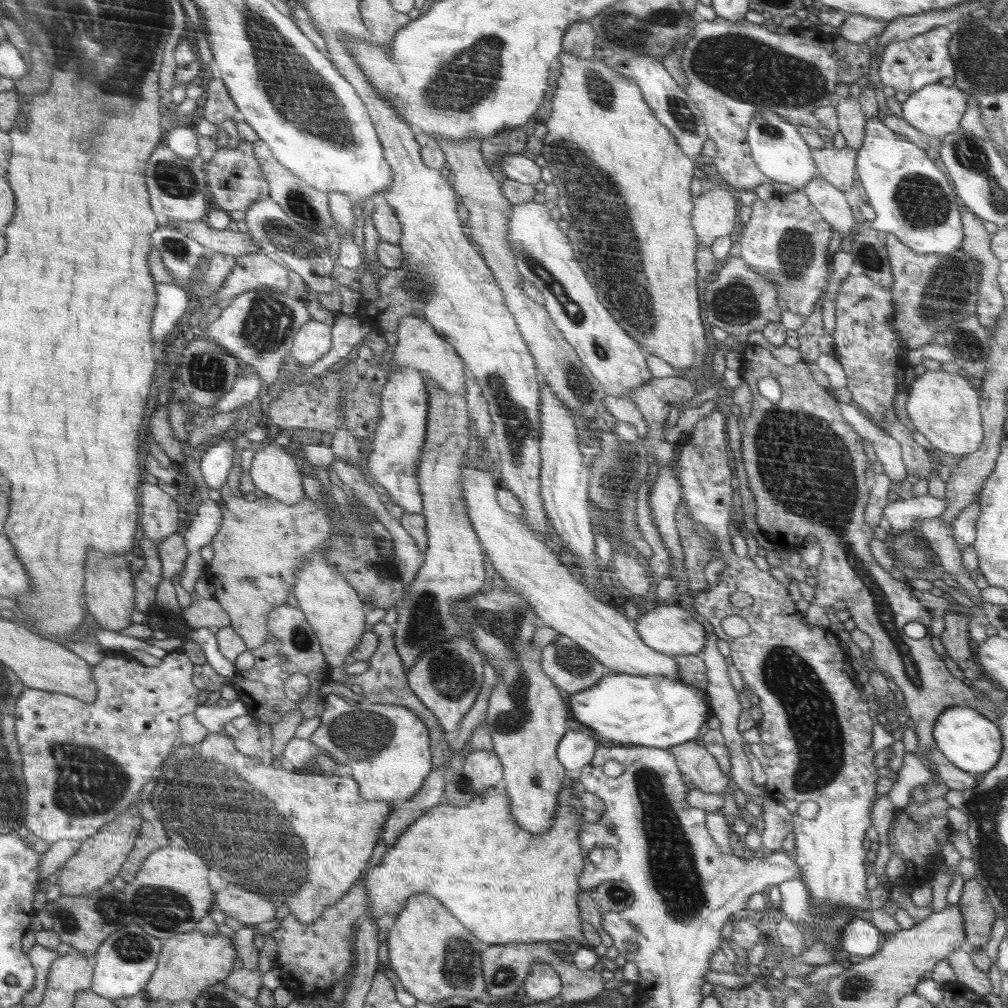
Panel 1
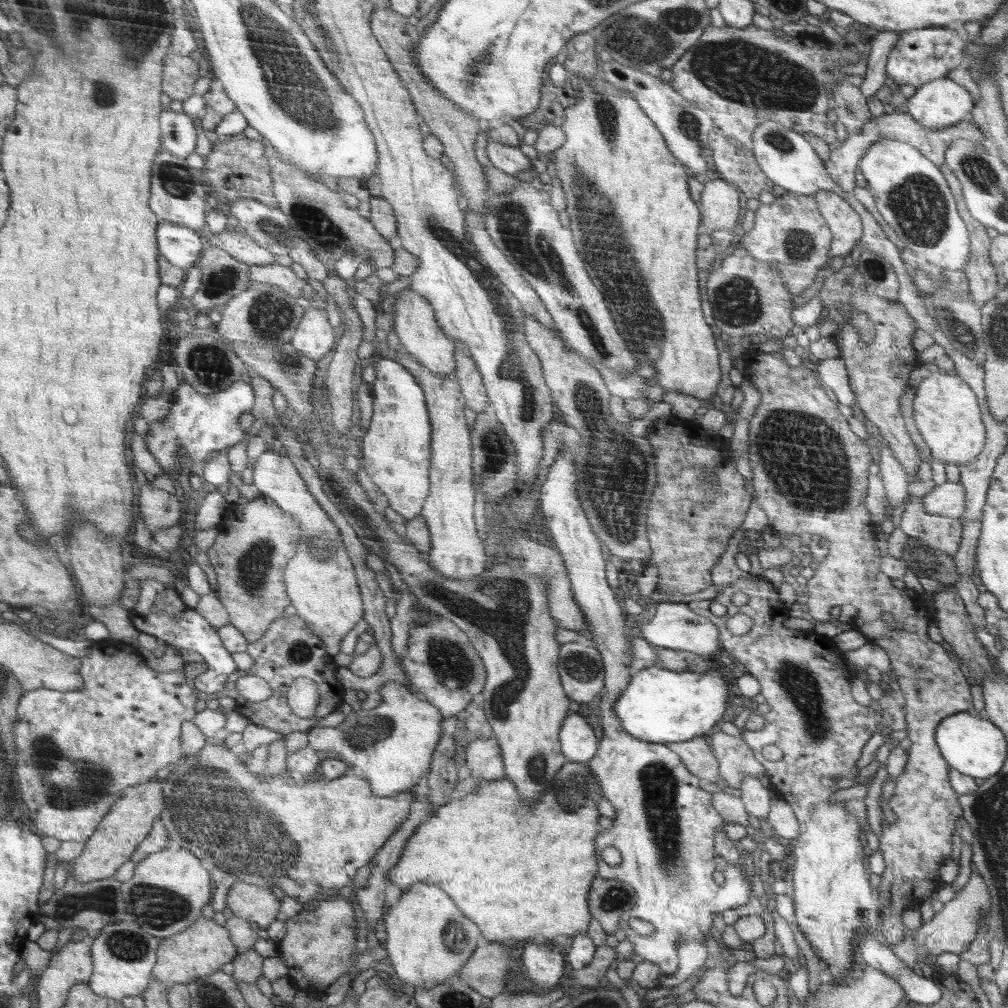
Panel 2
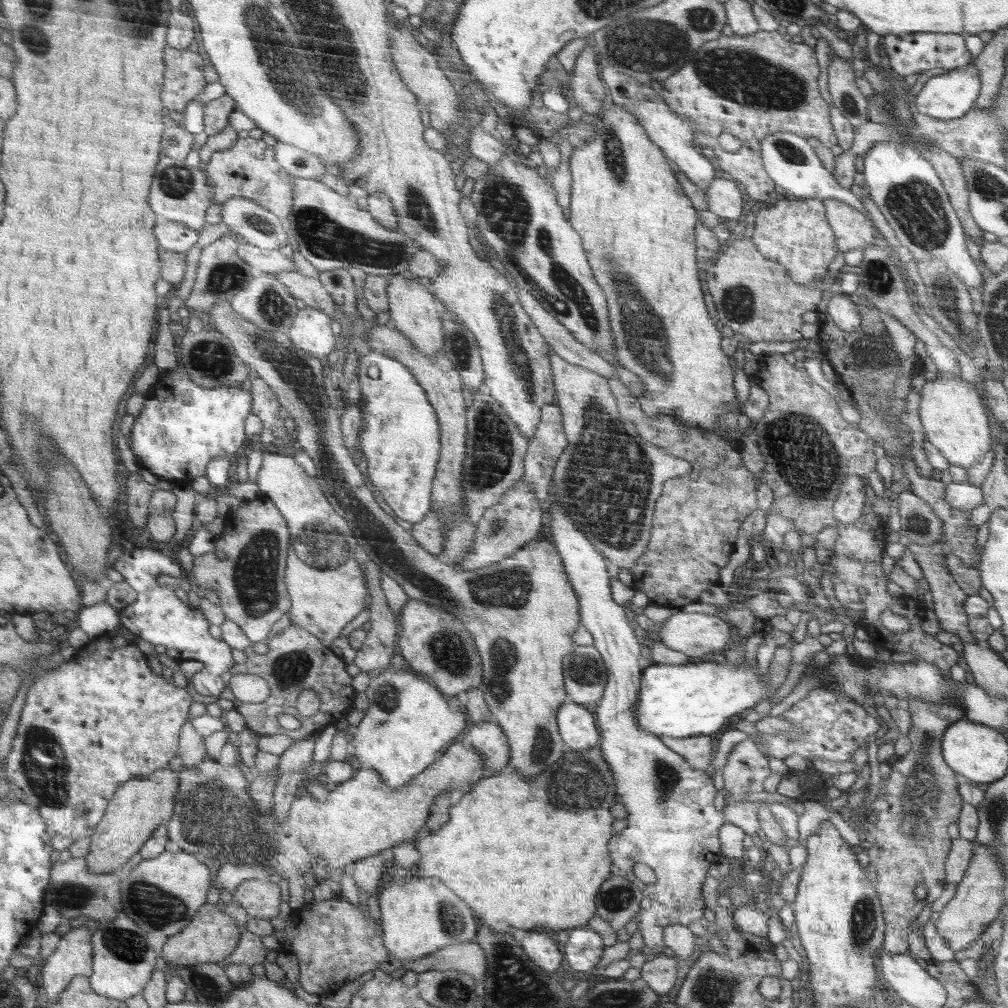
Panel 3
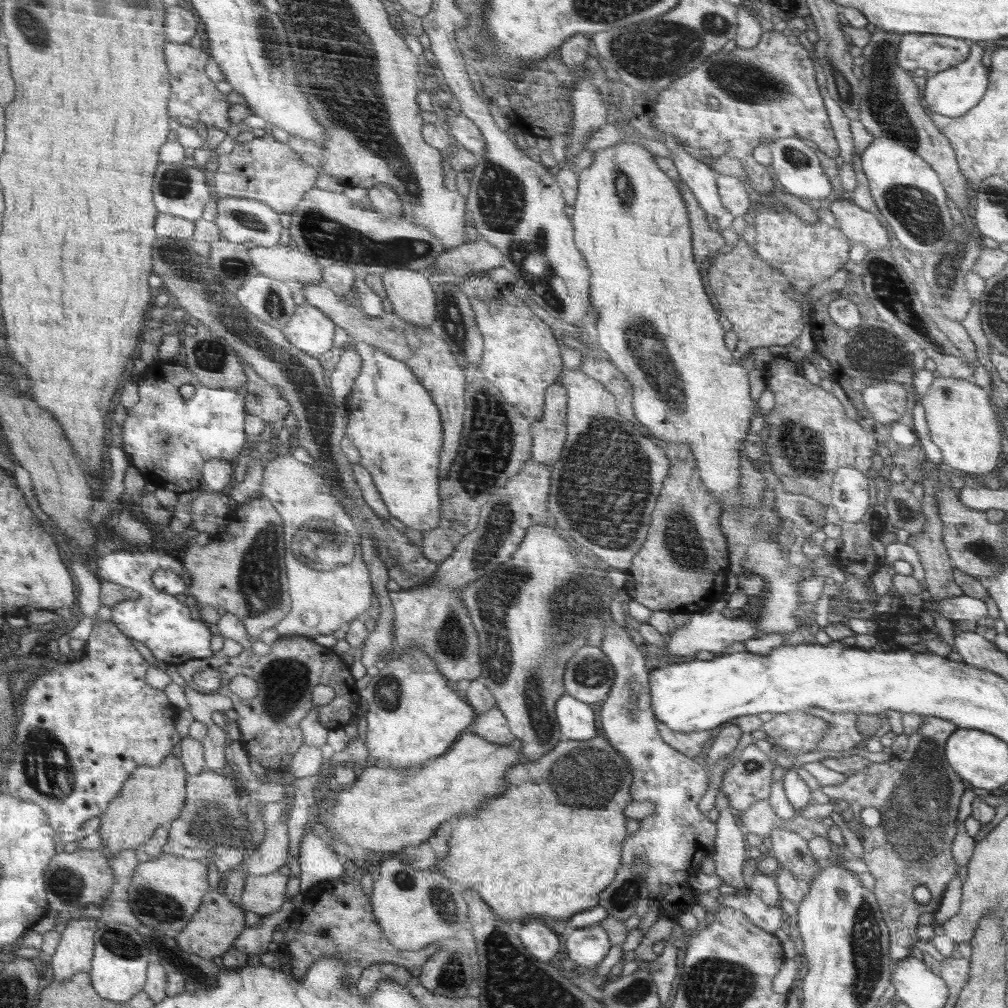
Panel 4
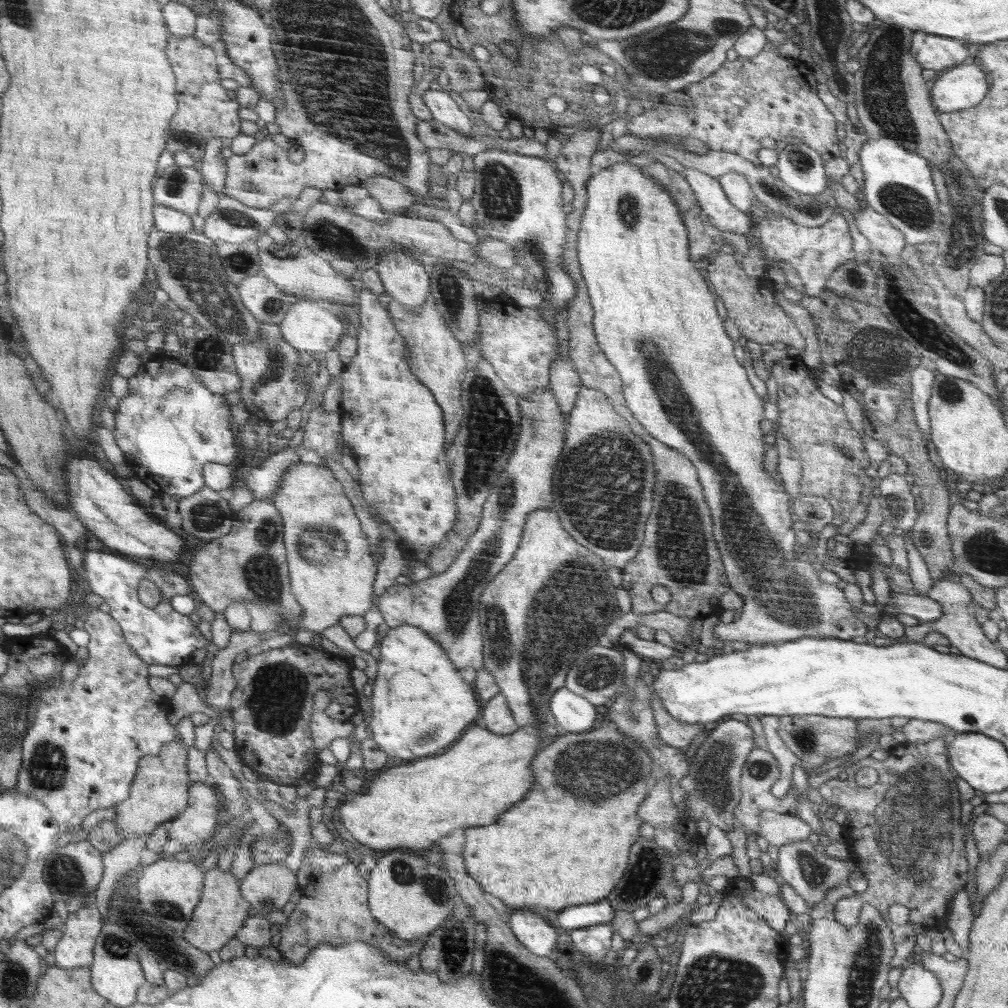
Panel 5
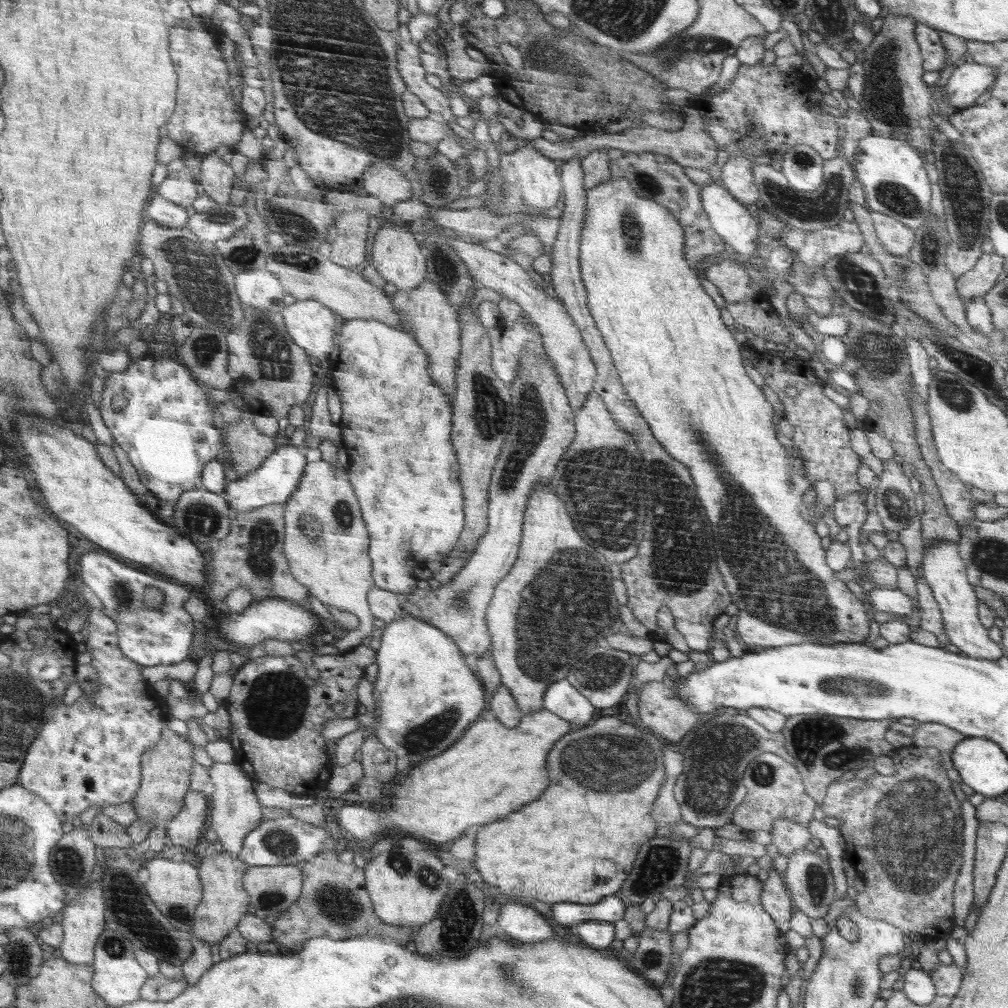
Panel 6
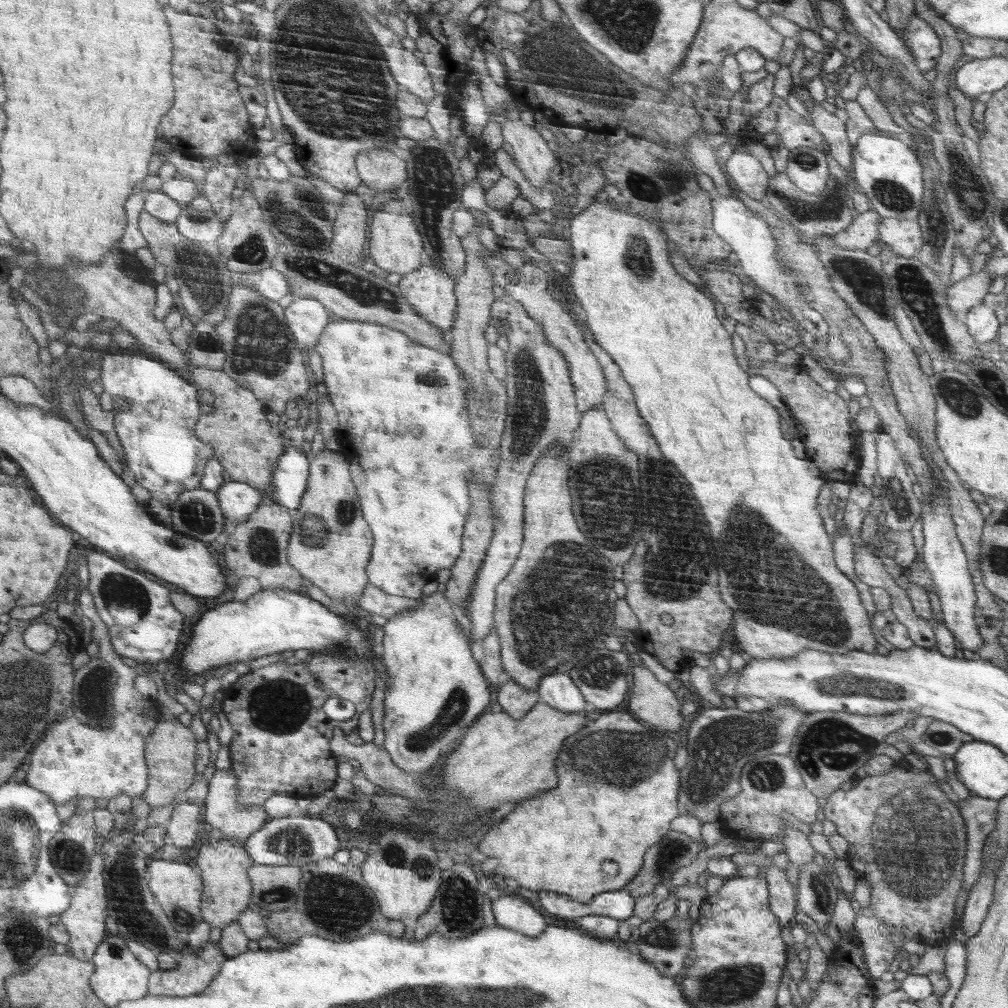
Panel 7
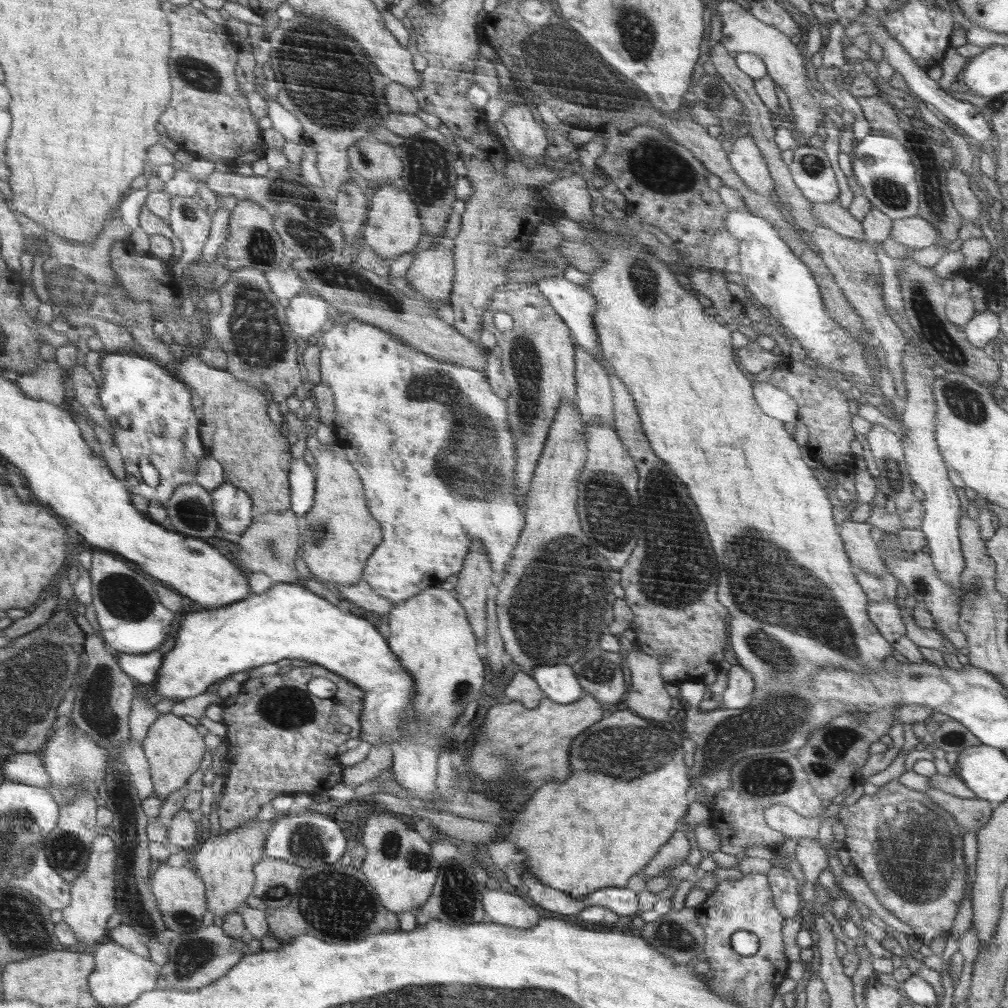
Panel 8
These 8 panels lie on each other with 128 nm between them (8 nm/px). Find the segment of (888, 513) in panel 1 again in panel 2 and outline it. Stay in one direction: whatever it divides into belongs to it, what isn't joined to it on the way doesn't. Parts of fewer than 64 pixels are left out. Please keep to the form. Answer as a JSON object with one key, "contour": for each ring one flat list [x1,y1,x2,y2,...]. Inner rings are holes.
{"contour":[[949,480,944,484,936,485,922,498,924,510,954,519,965,513,966,499,964,485]]}

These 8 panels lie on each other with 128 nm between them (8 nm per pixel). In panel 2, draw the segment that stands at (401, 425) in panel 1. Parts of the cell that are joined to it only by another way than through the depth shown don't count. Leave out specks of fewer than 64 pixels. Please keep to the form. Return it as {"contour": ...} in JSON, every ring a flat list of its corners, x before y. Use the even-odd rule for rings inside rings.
{"contour":[[377,359,372,366,376,370,376,379,373,388,373,415,371,417,368,432,362,438,364,468,372,482,380,488,384,496,388,498,388,504,404,516,408,521,418,517,423,510,423,504,429,495,429,472,431,451,431,424,425,402,424,391,418,385,415,375,411,373,402,363,395,360]]}

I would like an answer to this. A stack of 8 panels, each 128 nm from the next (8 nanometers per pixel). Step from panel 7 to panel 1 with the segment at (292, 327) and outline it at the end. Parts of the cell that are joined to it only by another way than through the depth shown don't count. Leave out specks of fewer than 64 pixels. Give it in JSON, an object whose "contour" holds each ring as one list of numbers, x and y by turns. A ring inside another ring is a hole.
{"contour":[[310,320,296,334,291,356,304,367,320,360,330,350,330,346,332,346,330,326,324,322]]}

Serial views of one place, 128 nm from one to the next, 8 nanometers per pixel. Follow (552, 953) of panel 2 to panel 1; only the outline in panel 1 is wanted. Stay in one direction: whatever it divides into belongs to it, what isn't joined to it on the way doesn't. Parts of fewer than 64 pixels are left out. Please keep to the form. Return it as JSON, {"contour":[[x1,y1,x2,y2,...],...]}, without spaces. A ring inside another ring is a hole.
{"contour":[[536,963,525,978,521,992,536,1003,552,1000,562,988,558,975,557,970,548,963]]}

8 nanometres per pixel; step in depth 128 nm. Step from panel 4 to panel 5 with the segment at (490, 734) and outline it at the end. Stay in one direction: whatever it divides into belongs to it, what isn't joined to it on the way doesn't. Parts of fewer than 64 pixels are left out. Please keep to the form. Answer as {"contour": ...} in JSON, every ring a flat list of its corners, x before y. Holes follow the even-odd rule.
{"contour":[[502,693,487,700,480,726,486,727,496,734,510,734,519,729,507,698]]}

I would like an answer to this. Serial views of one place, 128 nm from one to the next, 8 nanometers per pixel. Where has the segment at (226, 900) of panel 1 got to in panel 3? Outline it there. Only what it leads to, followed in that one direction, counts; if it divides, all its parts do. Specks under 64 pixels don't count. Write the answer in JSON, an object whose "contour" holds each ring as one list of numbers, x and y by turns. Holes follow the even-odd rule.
{"contour":[[246,880,240,884,233,896,250,917,268,920,280,912,278,884,268,880]]}

